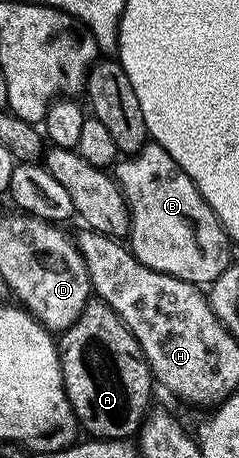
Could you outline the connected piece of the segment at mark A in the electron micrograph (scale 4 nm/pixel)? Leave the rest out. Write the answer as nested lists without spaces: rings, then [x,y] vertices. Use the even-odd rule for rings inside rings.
[[[89,299],[82,315],[78,315],[78,319],[74,319],[71,327],[59,334],[58,348],[64,390],[79,428],[83,432],[85,429],[88,432],[85,434],[89,438],[101,441],[122,441],[135,438],[150,409],[148,400],[152,397],[154,378],[138,339],[134,339],[134,335],[126,327],[126,323],[122,323],[122,319],[118,319],[118,315],[106,302]]]

